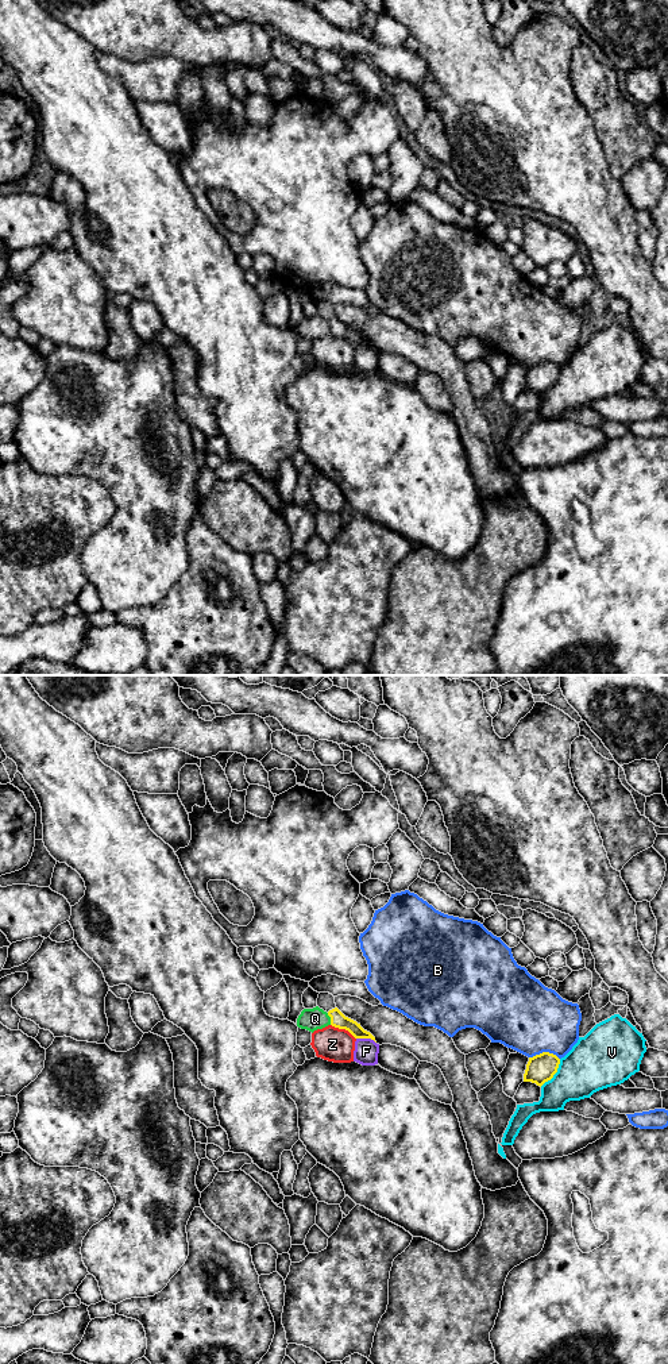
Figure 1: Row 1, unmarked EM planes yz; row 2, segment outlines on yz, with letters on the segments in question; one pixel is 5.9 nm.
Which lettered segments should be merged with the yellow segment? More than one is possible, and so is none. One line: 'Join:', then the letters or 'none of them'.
Join: Q

